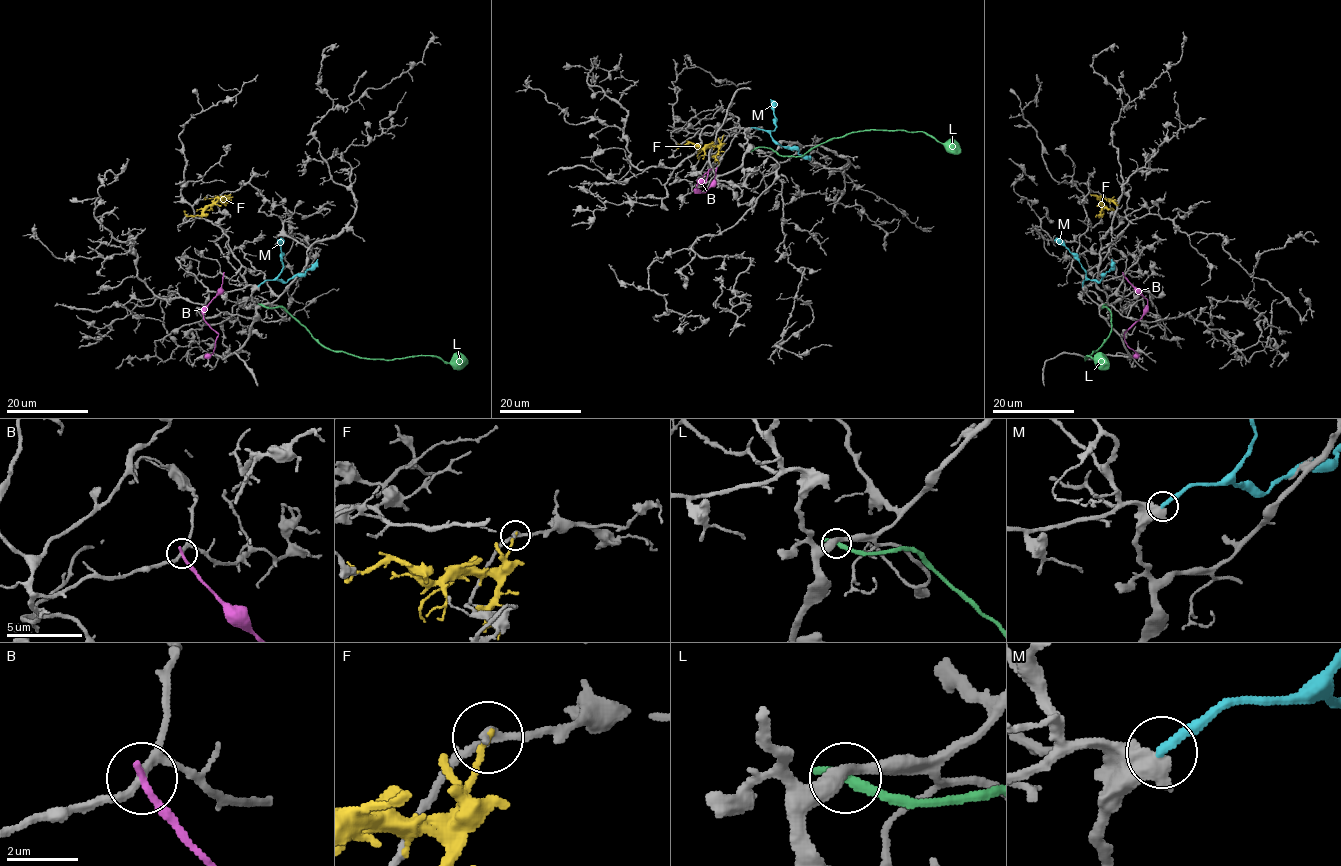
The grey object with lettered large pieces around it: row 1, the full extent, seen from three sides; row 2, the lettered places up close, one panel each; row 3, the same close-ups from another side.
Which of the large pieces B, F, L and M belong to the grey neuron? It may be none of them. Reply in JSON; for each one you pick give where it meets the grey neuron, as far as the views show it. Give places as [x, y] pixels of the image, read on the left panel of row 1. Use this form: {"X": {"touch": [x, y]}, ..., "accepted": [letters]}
{"accepted": []}

